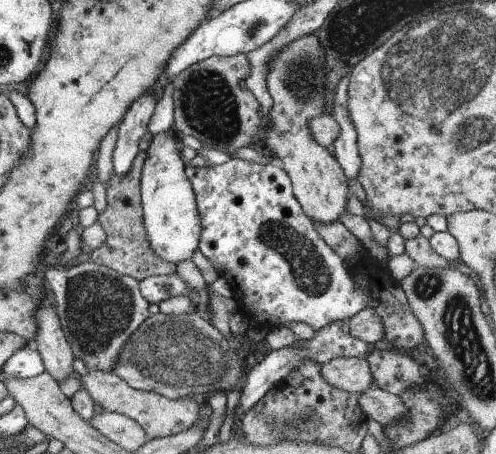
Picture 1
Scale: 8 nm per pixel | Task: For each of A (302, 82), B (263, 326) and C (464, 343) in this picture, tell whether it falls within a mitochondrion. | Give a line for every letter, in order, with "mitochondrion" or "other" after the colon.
A: mitochondrion
B: other
C: mitochondrion

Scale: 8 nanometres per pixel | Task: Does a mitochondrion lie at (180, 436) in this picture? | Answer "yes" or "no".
no

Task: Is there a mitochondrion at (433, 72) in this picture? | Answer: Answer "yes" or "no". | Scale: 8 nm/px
yes

